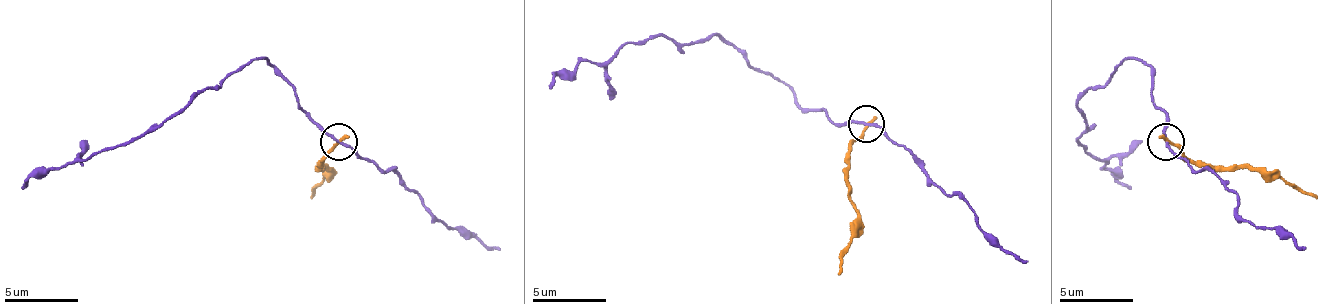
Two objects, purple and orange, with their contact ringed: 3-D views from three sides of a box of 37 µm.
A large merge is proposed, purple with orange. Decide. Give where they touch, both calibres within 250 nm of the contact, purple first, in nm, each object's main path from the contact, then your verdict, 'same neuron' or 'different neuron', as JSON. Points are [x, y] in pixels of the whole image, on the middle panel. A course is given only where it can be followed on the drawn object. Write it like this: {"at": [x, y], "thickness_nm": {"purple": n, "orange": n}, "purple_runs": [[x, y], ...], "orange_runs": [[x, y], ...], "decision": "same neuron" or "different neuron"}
{"at": [866, 123], "thickness_nm": {"purple": 170, "orange": 280}, "purple_runs": [[865, 122], [803, 108], [714, 34], [630, 41], [560, 71], [549, 89]], "orange_runs": [[865, 122], [865, 133], [850, 148], [847, 170], [858, 233], [839, 273]], "decision": "different neuron"}

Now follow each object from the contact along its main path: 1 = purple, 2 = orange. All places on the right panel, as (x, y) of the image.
1: (1165, 141), (1150, 71), (1135, 60), (1124, 60), (1077, 104), (1088, 126), (1077, 137), (1132, 188)
2: (1165, 141), (1176, 144), (1190, 159), (1213, 166), (1275, 170), (1315, 199)

